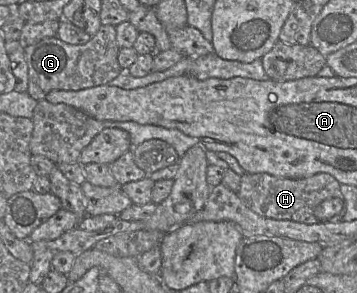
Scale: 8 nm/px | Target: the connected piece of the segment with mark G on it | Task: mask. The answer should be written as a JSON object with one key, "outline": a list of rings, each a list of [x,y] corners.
{"outline":[[[102,25],[84,45],[71,45],[57,36],[44,38],[25,47],[29,78],[27,93],[36,101],[40,101],[52,90],[77,91],[106,85],[122,71],[118,61],[119,50],[116,26],[113,25]]]}

